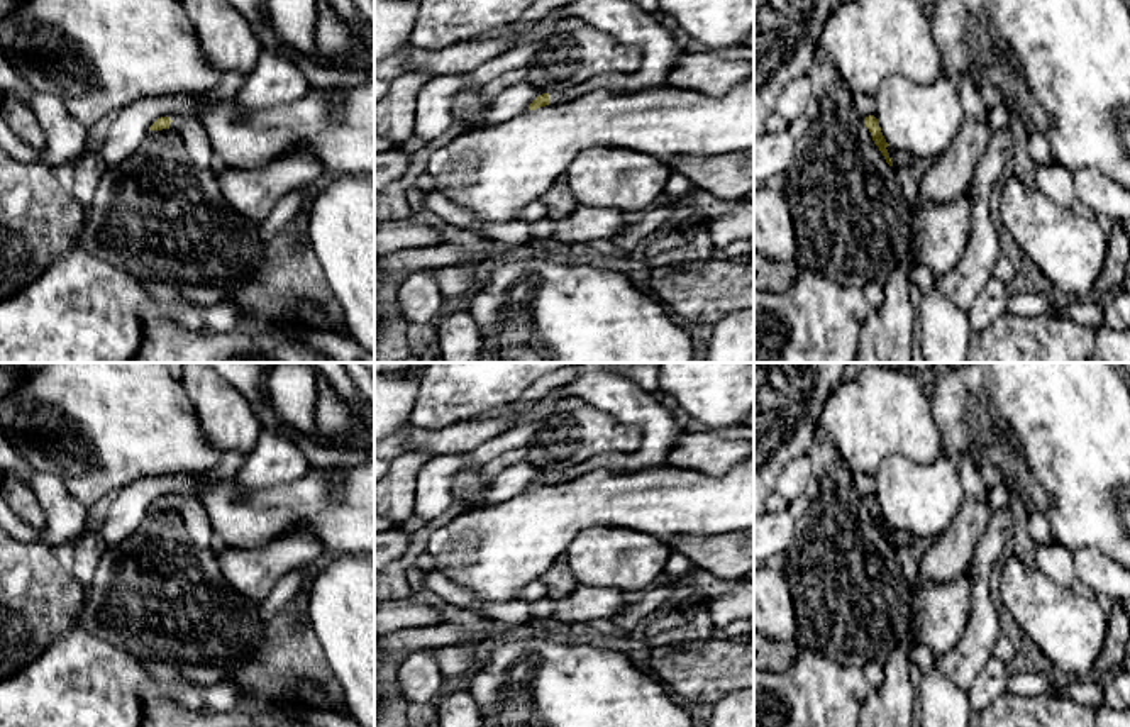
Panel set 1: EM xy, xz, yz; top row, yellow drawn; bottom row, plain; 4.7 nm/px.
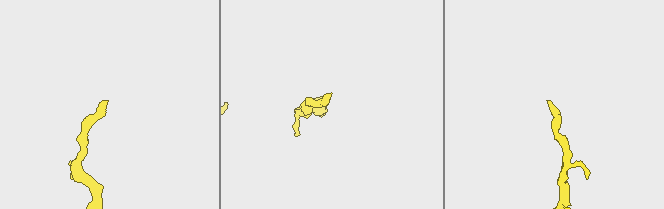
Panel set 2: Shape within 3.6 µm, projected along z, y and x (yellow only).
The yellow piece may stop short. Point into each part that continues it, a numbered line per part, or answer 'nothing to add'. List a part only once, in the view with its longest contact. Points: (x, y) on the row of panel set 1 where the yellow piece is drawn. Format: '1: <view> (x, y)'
1: xz (624, 21)

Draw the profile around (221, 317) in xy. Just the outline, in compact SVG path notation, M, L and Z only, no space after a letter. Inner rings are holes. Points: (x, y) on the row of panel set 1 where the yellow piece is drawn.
M222 300L210 307L202 307L202 319L207 330L213 332L239 330L251 322L251 317L229 300Z

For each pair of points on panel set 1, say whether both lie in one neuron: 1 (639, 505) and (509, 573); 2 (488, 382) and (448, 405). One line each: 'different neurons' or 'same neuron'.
1: same neuron
2: same neuron

